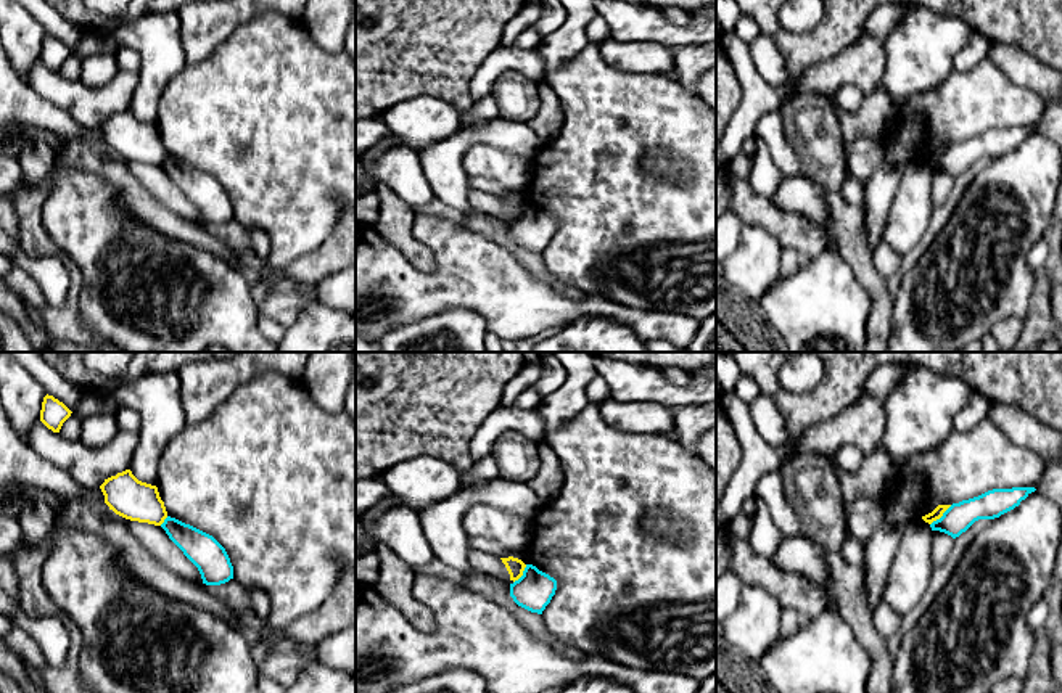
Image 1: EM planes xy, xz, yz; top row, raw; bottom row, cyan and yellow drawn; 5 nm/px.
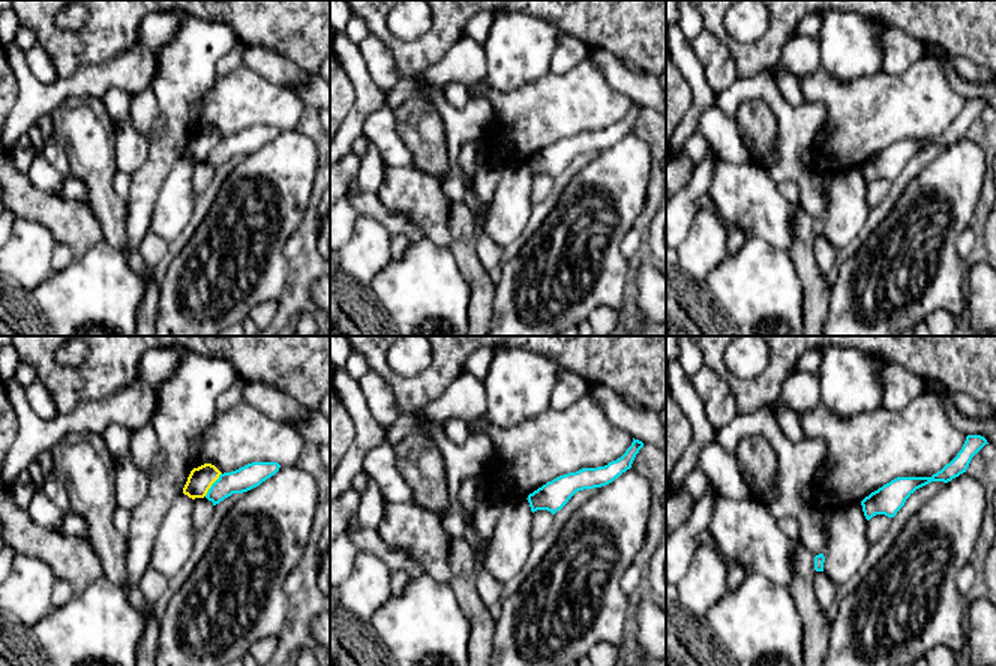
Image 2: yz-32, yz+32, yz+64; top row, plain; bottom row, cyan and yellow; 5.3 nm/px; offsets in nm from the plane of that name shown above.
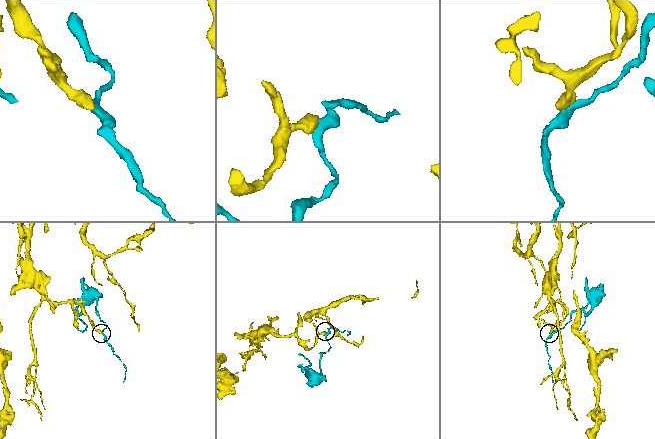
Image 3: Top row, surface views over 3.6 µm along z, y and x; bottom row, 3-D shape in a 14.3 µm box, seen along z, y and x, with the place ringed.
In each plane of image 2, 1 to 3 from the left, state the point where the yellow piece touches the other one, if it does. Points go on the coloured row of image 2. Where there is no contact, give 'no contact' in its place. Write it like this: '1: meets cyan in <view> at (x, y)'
1: meets cyan in yz-32 at (212, 485)
2: no contact
3: no contact

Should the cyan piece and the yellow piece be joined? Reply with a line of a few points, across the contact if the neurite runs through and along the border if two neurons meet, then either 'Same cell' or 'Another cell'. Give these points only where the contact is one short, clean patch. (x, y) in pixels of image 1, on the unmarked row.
Line: yz (951, 145), (930, 164). Another cell

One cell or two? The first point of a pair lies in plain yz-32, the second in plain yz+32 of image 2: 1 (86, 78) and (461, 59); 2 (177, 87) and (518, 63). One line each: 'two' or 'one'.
1: one
2: one

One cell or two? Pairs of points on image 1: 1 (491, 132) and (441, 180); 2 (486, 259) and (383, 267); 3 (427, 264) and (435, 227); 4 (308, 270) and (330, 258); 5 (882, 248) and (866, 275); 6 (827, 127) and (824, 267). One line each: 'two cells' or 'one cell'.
1: one cell
2: one cell
3: two cells
4: one cell
5: two cells
6: two cells

